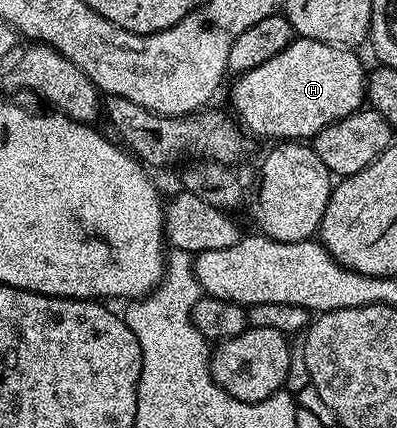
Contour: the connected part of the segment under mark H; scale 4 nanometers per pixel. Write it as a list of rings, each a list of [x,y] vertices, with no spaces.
[[[297,37],[286,49],[279,51],[279,55],[271,55],[267,63],[259,63],[259,67],[240,74],[234,80],[237,82],[233,85],[232,112],[242,130],[248,131],[254,138],[312,139],[331,122],[343,119],[362,108],[365,101],[367,69],[366,66],[361,66],[357,55],[352,49],[340,49],[306,37]]]

